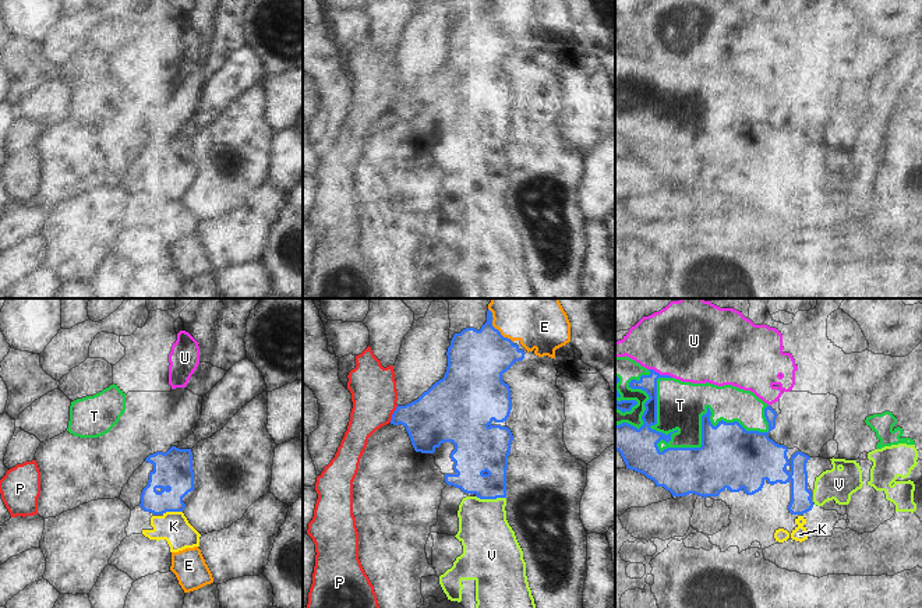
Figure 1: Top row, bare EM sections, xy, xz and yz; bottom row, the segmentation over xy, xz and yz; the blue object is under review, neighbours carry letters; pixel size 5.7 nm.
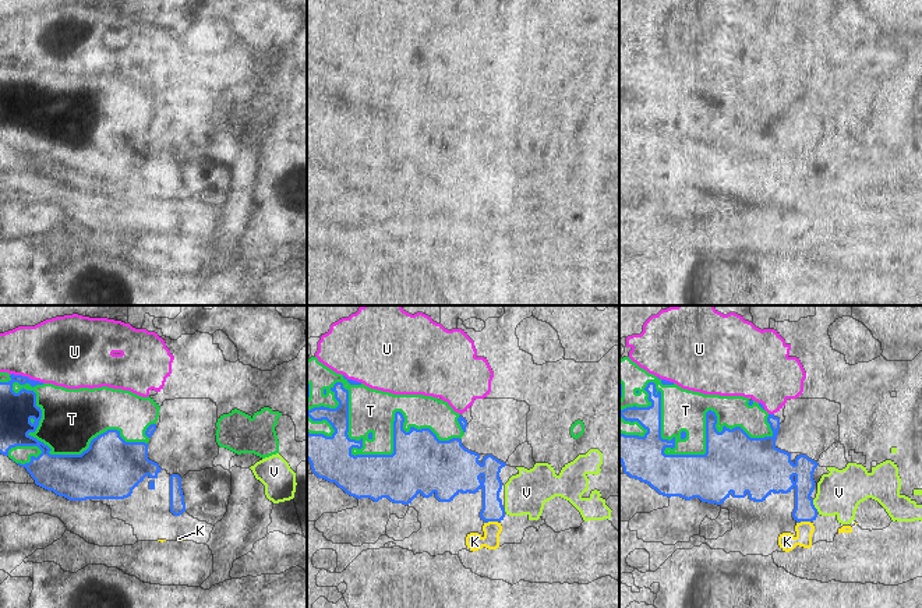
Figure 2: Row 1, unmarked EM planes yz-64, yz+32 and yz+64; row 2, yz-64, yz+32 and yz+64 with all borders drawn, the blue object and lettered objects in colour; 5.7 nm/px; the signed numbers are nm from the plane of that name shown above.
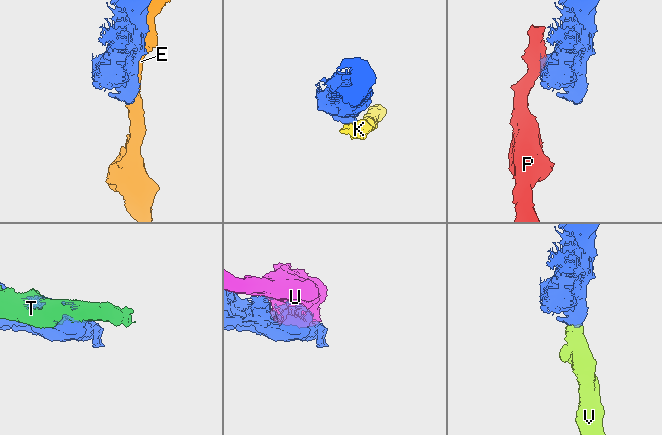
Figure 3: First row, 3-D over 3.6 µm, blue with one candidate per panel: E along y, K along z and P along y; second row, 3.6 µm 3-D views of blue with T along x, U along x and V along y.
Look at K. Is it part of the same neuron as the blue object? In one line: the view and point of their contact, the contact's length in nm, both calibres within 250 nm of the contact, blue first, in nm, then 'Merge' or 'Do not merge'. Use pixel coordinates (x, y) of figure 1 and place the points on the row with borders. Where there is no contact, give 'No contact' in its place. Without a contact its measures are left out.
Touches blue at xy (172, 511). Shared border 120 nm. Thickness 220 nm (blue) against 180 nm. Do not merge.

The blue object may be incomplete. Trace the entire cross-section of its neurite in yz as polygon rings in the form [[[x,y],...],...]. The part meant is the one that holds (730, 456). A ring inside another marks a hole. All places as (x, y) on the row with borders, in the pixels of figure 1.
[[[649,371],[639,381],[629,382],[629,388],[642,389],[650,397],[642,416],[644,424],[639,430],[628,423],[615,424],[615,450],[626,469],[644,474],[672,496],[718,496],[725,489],[743,489],[753,495],[762,491],[766,481],[771,485],[789,482],[789,513],[812,510],[806,473],[810,457],[795,452],[788,459],[788,448],[770,439],[769,432],[746,431],[738,421],[721,420],[714,427],[709,407],[702,416],[700,448],[667,448],[661,452],[657,443],[661,439],[668,443],[674,432],[665,435],[650,428],[657,424],[657,379],[672,377]]]

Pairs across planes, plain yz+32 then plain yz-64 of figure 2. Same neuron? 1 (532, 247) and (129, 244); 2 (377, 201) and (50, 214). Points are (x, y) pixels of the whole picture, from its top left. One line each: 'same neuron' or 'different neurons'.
1: same neuron
2: same neuron

